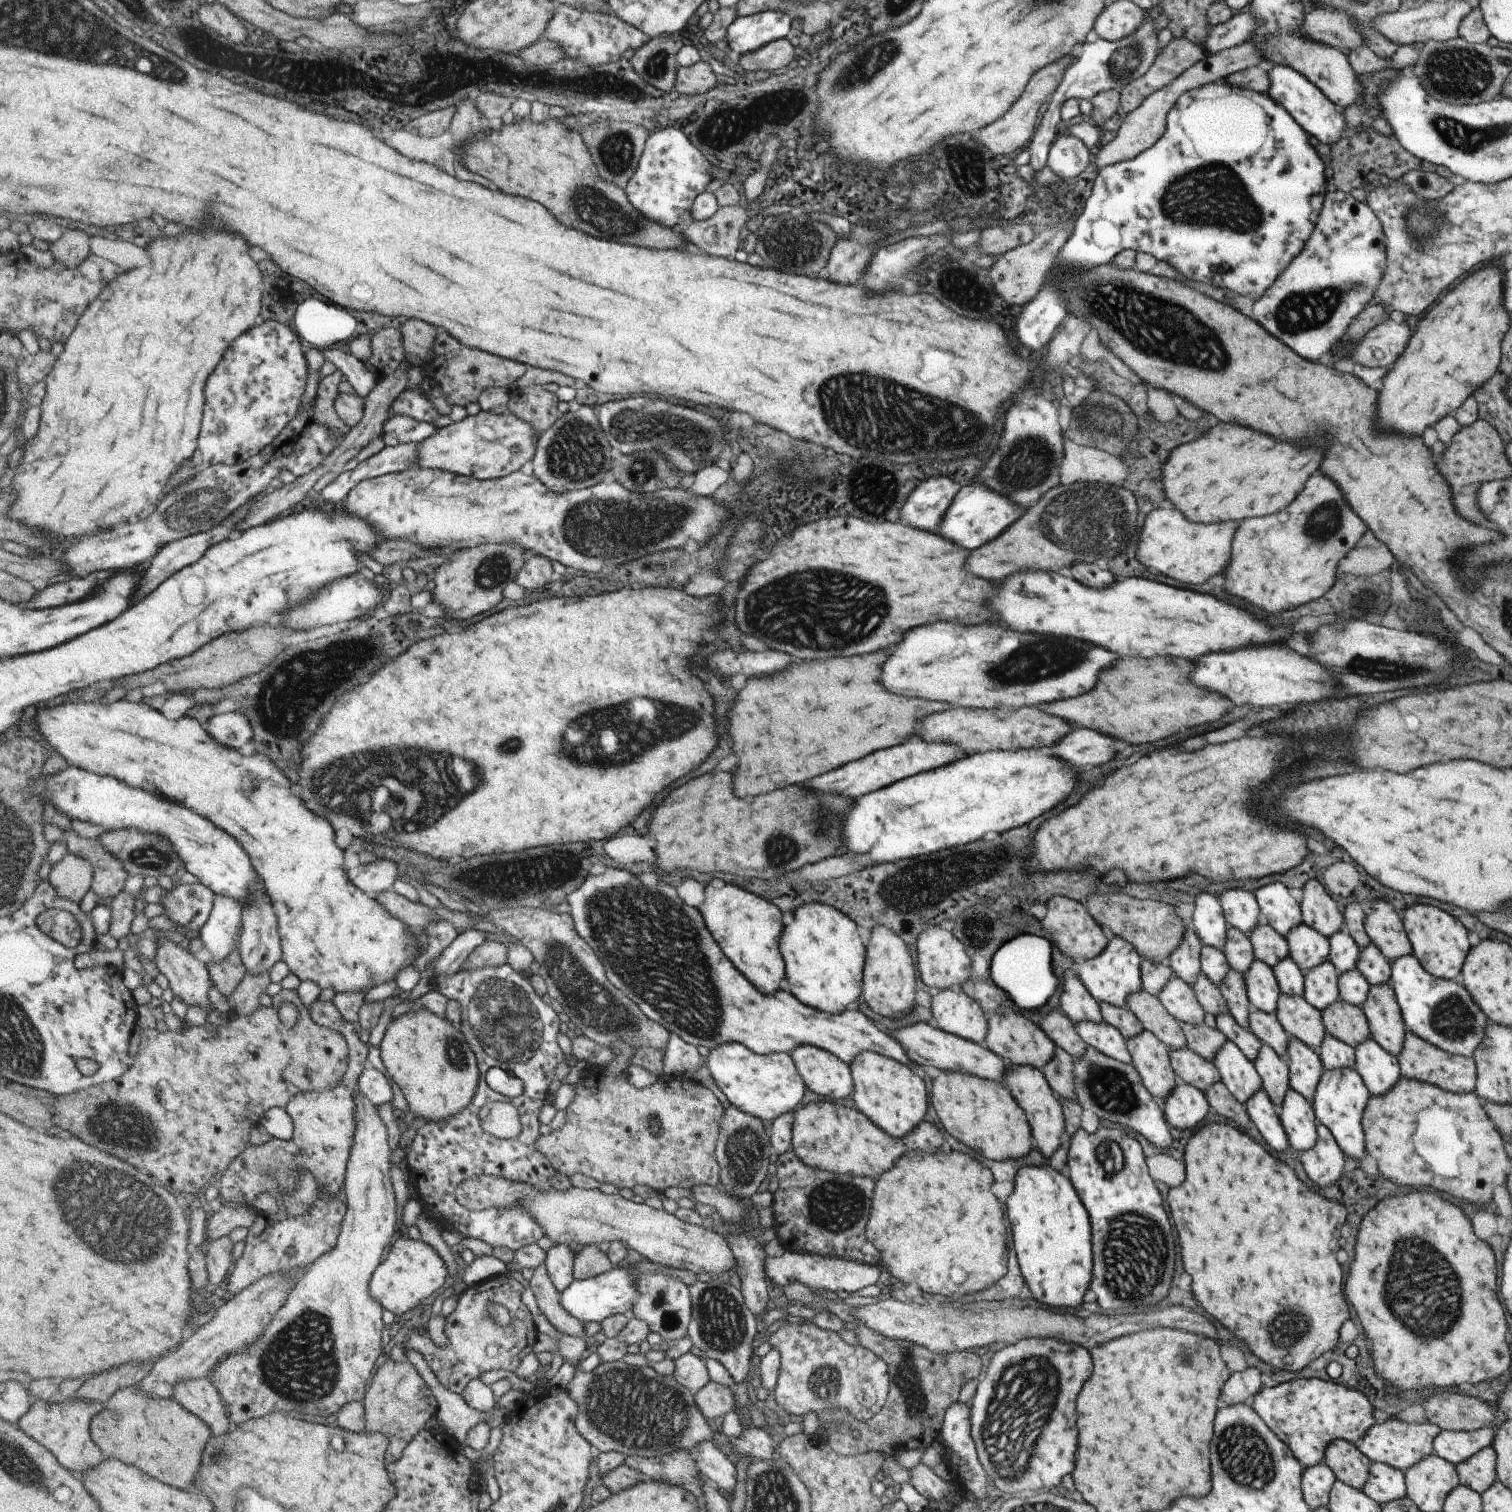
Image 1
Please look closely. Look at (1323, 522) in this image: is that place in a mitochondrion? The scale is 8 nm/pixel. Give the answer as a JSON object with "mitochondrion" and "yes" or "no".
{"mitochondrion":"yes"}

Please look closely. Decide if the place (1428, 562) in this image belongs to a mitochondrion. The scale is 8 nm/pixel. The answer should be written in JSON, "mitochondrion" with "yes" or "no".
{"mitochondrion":"no"}

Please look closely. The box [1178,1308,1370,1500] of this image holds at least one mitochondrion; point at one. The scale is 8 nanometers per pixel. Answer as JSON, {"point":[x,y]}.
{"point":[1243,1454]}

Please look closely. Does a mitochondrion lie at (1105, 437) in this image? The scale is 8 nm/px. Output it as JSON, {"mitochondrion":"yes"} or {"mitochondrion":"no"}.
{"mitochondrion":"no"}

